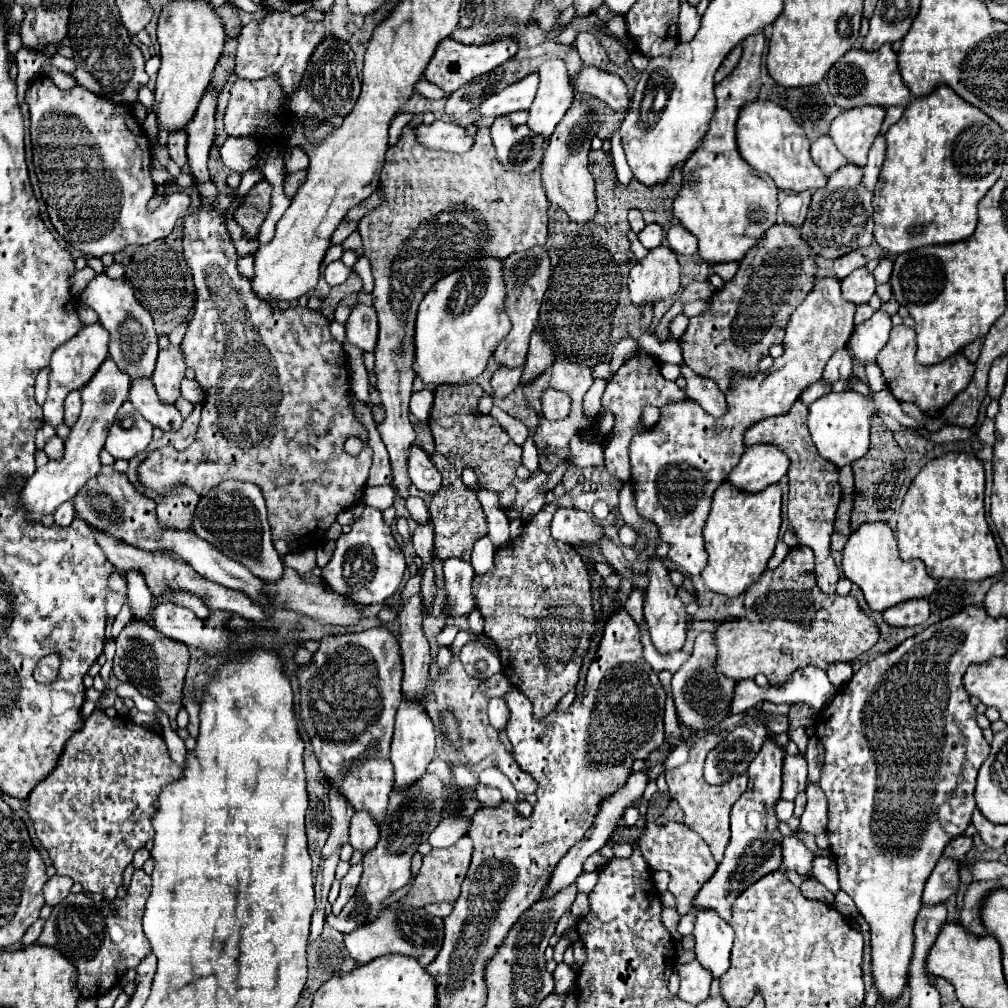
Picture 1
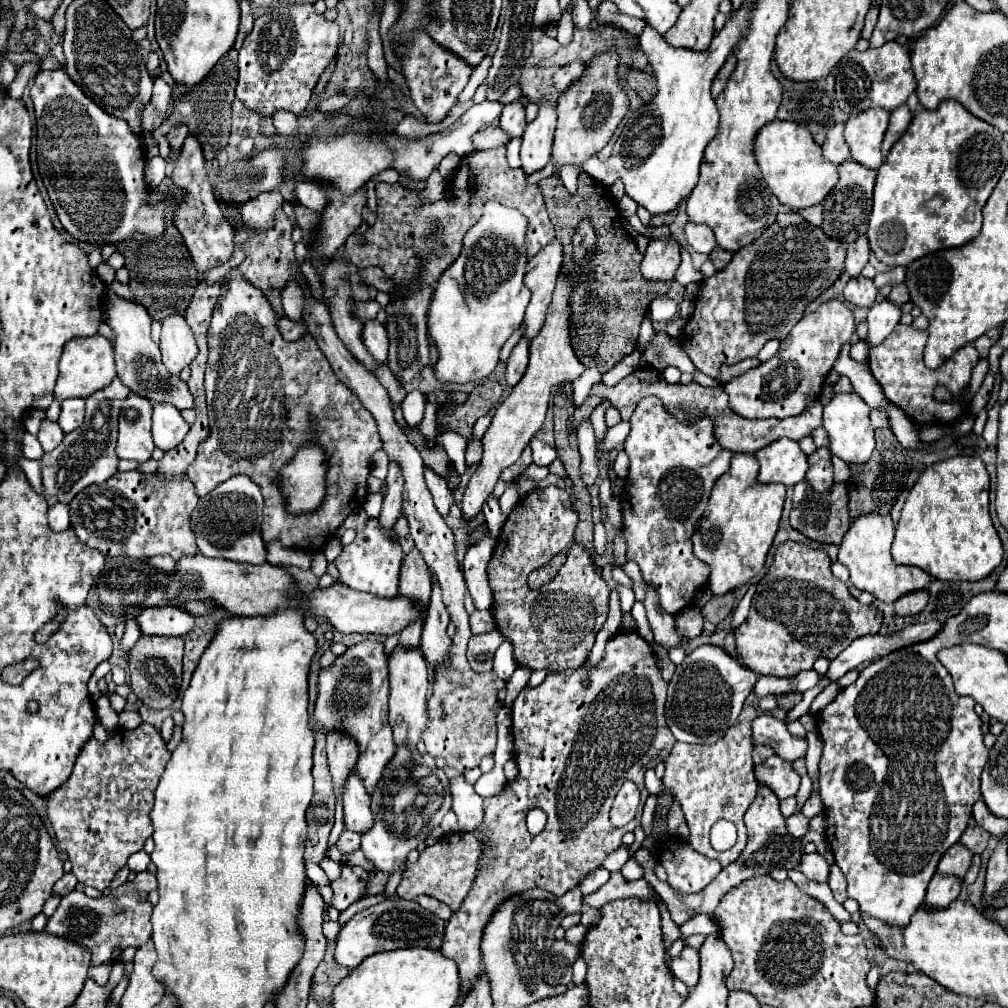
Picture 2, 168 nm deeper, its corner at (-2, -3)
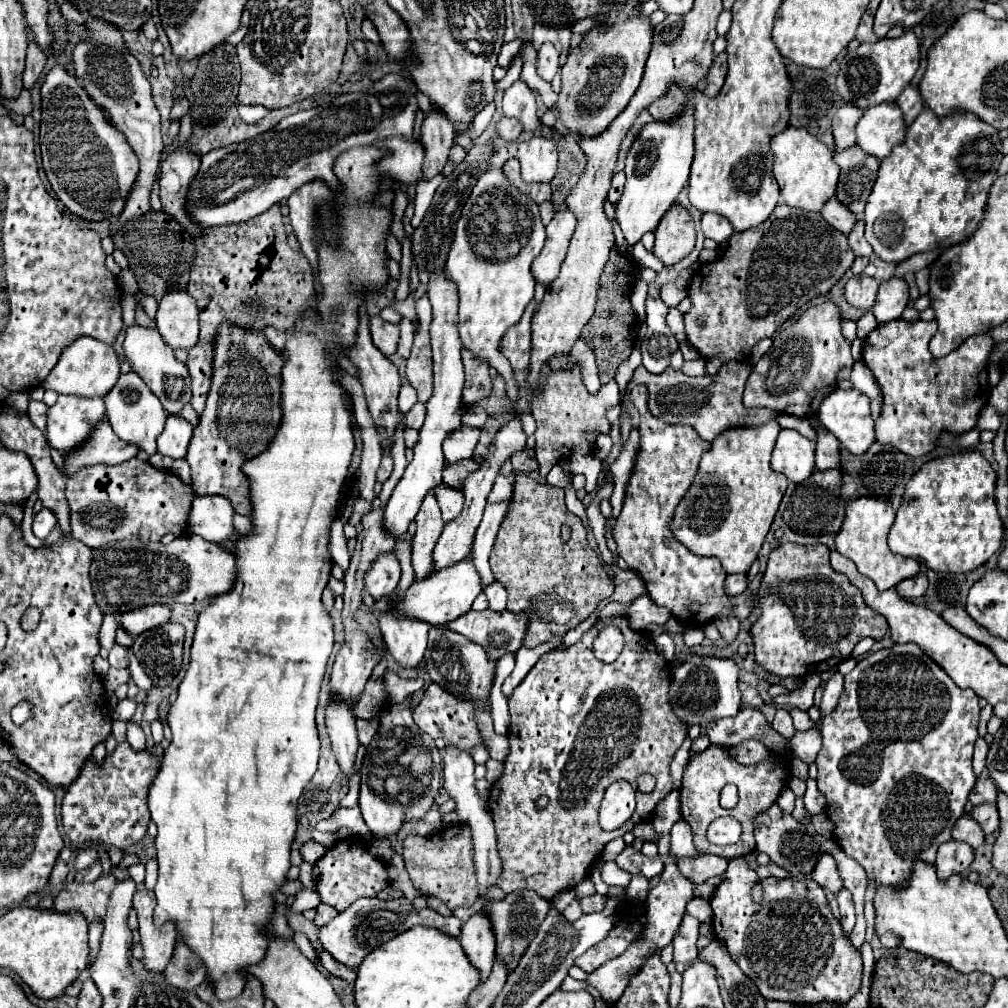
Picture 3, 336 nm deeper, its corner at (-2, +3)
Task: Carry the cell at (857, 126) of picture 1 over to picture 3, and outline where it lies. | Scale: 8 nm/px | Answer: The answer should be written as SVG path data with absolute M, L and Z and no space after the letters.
M881 103L863 111L857 127L857 147L877 159L885 159L905 137L901 109L895 103Z

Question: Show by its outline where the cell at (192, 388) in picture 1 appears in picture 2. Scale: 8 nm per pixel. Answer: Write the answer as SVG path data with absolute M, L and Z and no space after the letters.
M109 295L105 303L105 319L107 325L115 331L115 363L117 363L117 377L127 385L133 393L157 401L157 403L171 403L179 411L181 409L191 409L193 399L187 389L187 383L181 379L169 379L169 371L161 363L161 353L157 343L151 339L151 317L135 301L125 301L117 295Z

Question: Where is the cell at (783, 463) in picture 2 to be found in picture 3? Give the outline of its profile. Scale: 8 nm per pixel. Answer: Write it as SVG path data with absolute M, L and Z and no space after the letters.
M783 429L771 455L771 469L783 473L793 483L805 481L815 471L815 443L799 431Z

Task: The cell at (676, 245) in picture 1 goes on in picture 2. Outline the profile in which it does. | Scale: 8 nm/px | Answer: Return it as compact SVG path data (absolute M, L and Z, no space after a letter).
M687 223L687 227L685 227L685 237L687 237L687 243L689 243L695 251L705 253L705 255L709 255L709 253L717 247L713 231L711 231L709 227L705 227L705 225Z

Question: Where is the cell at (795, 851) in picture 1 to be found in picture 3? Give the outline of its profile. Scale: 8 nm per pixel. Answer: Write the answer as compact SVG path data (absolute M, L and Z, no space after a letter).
M821 855L813 873L811 873L811 879L817 881L823 889L831 891L831 893L837 893L841 887L843 887L843 881L837 873L837 865L835 865L835 859L831 855Z

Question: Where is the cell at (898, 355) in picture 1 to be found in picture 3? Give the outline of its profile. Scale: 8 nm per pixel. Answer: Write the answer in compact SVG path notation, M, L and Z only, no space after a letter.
M895 319L891 323L885 323L873 329L863 345L863 361L871 369L871 373L875 375L883 391L883 411L875 423L875 435L881 443L891 443L897 451L903 451L905 455L911 455L911 457L919 457L933 451L935 449L933 443L941 431L951 431L953 435L957 435L973 429L977 423L977 415L981 413L989 397L987 361L989 361L989 351L993 347L993 339L989 337L989 333L973 335L947 357L933 359L927 345L935 331L937 331L935 321L919 319L919 321L907 323L903 319Z

